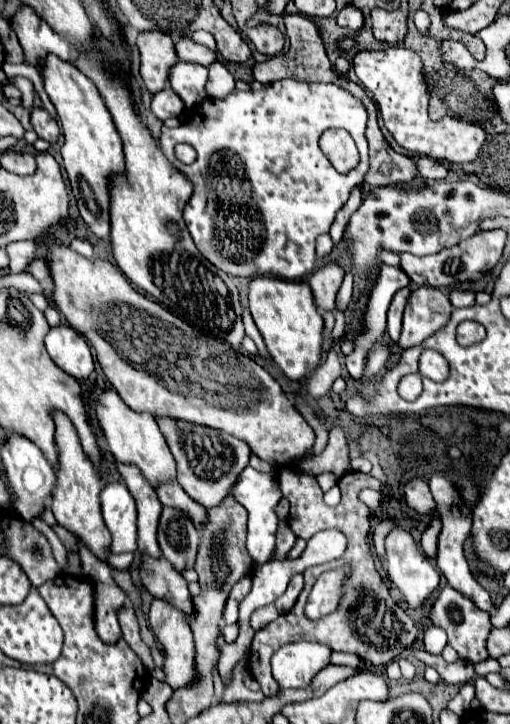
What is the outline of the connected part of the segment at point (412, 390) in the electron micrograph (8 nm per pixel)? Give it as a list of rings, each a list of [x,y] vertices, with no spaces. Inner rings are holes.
[[[414,373],[401,379],[398,385],[398,392],[403,399],[413,401],[421,394],[422,388],[421,376]]]

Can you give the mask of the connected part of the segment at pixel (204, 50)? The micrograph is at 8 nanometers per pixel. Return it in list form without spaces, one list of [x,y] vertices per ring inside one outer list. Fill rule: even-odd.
[[[183,37],[181,41],[177,41],[175,49],[177,49],[179,61],[185,61],[185,63],[199,63],[203,67],[209,67],[211,63],[217,61],[217,53],[215,51],[211,51],[205,45],[199,45],[199,43],[191,41],[189,37]]]

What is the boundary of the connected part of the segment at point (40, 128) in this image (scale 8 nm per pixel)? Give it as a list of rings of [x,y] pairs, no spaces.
[[[43,107],[31,109],[31,125],[33,125],[35,133],[49,143],[55,143],[59,139],[59,125]]]

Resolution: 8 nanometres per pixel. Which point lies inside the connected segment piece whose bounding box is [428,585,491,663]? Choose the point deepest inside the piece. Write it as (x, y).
(467, 627)

